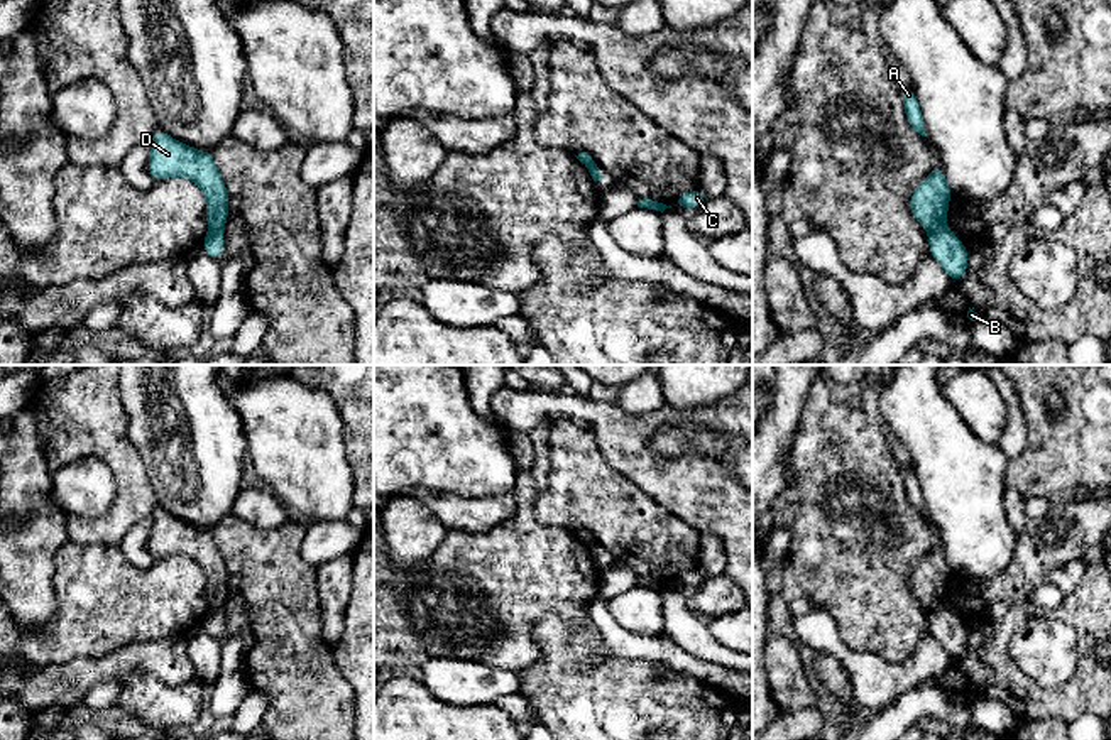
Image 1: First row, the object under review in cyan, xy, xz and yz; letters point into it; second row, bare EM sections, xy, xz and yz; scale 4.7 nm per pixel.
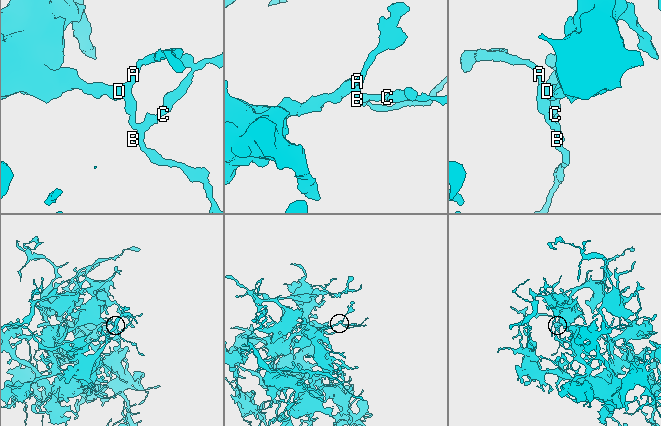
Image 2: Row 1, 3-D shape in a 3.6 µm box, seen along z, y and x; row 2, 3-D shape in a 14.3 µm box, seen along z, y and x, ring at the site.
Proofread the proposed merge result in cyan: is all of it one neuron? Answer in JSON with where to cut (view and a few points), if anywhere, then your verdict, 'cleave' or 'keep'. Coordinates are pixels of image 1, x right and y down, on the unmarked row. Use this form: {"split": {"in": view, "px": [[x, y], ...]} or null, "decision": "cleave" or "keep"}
{"split": {"in": "yz", "px": [[942, 602], [930, 610]]}, "decision": "cleave"}

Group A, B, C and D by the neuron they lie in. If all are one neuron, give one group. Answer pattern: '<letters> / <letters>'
A D / B C

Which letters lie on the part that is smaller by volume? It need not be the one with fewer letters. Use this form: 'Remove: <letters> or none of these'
Remove: B, C

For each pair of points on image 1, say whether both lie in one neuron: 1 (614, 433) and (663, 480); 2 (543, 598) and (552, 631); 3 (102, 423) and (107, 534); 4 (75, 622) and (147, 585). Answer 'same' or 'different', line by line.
1: same
2: different
3: same
4: same

